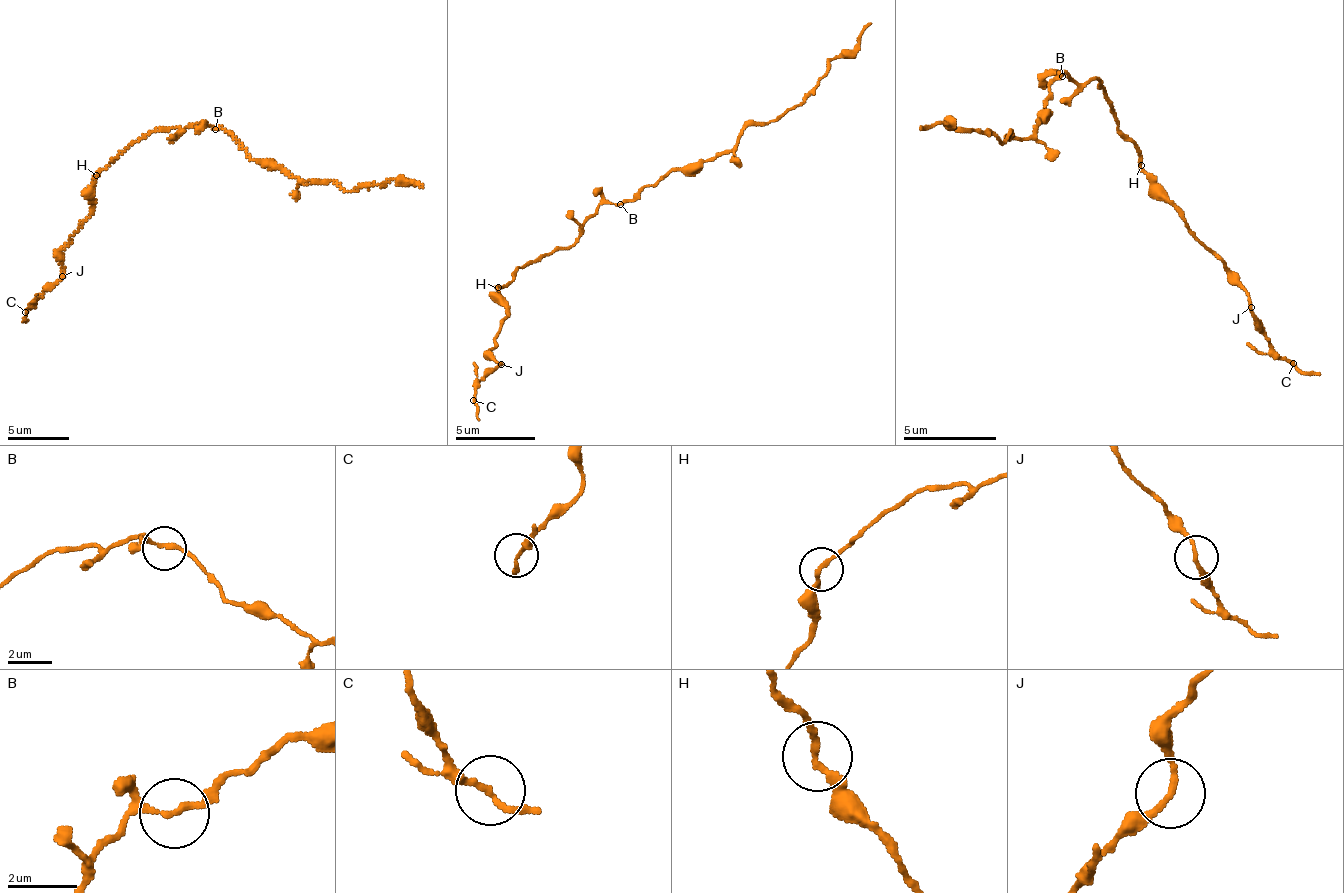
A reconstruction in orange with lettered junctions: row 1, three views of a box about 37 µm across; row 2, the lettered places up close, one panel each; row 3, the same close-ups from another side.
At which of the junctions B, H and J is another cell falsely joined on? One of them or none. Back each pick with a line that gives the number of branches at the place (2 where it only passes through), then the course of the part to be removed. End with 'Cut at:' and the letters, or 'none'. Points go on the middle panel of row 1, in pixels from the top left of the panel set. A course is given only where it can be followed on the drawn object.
Cut at: none

